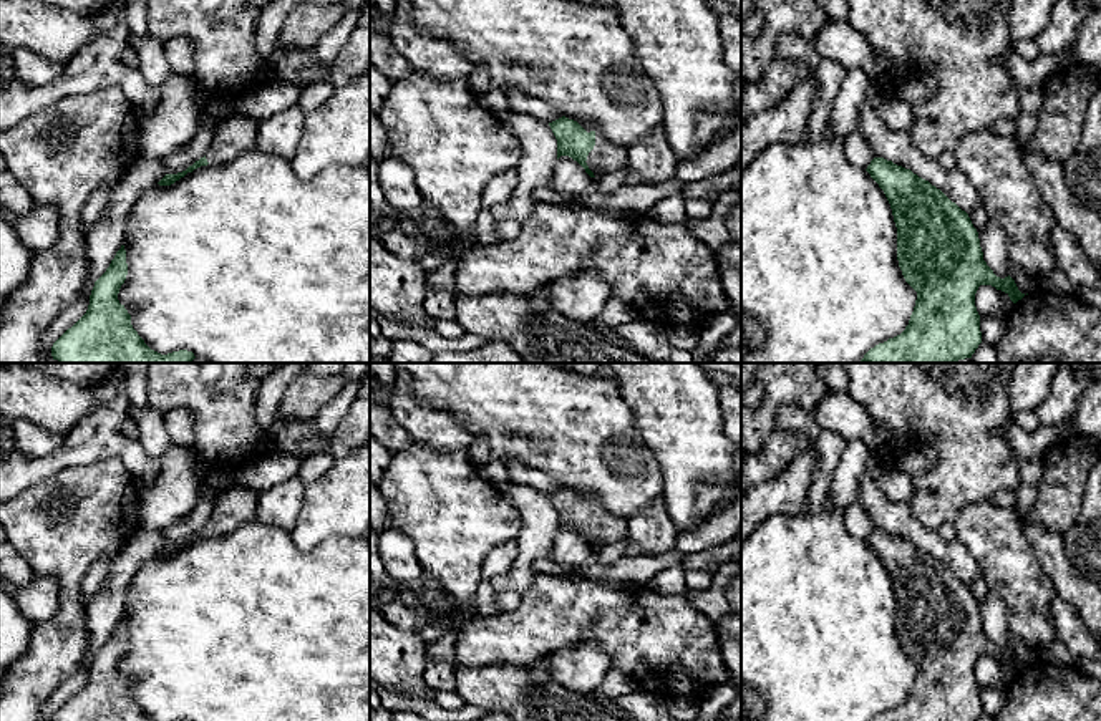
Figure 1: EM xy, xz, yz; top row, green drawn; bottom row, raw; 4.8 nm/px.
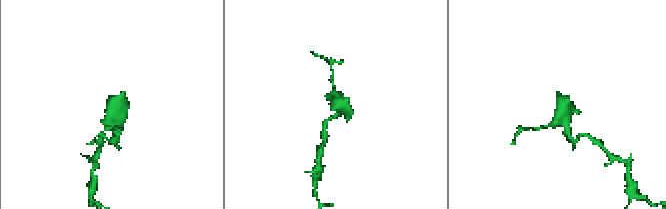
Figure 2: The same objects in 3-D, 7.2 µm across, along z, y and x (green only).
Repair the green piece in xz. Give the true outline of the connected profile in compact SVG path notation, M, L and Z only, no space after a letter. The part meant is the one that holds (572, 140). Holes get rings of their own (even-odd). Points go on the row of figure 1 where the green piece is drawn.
M565 116L549 126L557 139L557 159L572 157L590 177L627 167L627 151L605 139L599 131L587 133L577 121Z

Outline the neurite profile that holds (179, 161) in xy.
M199 128L186 148L164 159L166 174L182 172L196 161L204 157L211 146L211 141L212 141L212 129Z

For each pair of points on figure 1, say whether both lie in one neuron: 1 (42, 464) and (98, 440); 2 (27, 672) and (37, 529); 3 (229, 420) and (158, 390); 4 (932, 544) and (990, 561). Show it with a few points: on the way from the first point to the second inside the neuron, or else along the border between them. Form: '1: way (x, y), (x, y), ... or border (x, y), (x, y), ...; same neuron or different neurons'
1: way (55, 461), (85, 445); same neuron
2: way (62, 637), (68, 630), (68, 564); same neuron
3: way (211, 401), (199, 390), (176, 390); same neuron
4: border (955, 539), (969, 552), (982, 575); different neurons

